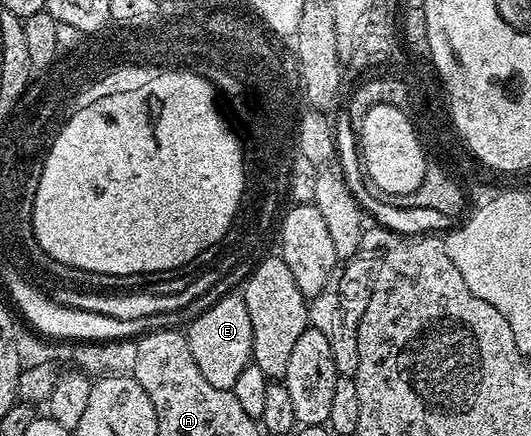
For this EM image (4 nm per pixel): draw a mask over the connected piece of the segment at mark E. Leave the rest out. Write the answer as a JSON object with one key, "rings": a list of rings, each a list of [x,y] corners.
{"rings":[[[229,295],[224,297],[210,311],[198,315],[186,329],[190,355],[194,355],[194,363],[198,363],[198,371],[206,378],[210,387],[231,389],[238,375],[252,364],[252,344],[254,335],[250,327],[250,311],[246,311],[243,296]]]}

